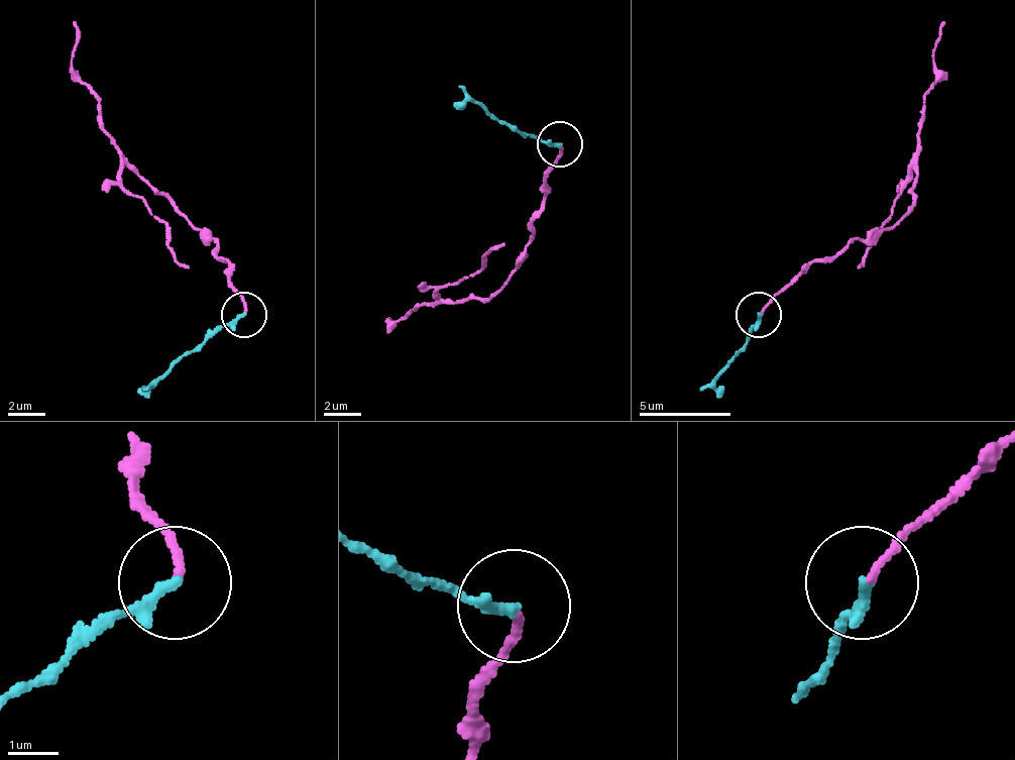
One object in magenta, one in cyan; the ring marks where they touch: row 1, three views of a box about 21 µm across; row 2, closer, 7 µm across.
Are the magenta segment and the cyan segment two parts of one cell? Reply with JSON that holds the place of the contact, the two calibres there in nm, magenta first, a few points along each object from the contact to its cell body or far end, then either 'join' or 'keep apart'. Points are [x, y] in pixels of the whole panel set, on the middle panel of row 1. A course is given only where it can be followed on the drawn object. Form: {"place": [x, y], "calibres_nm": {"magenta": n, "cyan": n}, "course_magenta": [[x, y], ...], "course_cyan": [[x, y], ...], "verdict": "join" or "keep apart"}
{"place": [560, 143], "calibres_nm": {"magenta": 150, "cyan": 240}, "course_magenta": [[561, 147], [542, 212], [524, 244], [524, 262], [487, 300], [436, 304], [395, 322], [385, 318], [390, 331]], "course_cyan": [[561, 142], [500, 124], [473, 101], [455, 110]], "verdict": "keep apart"}

